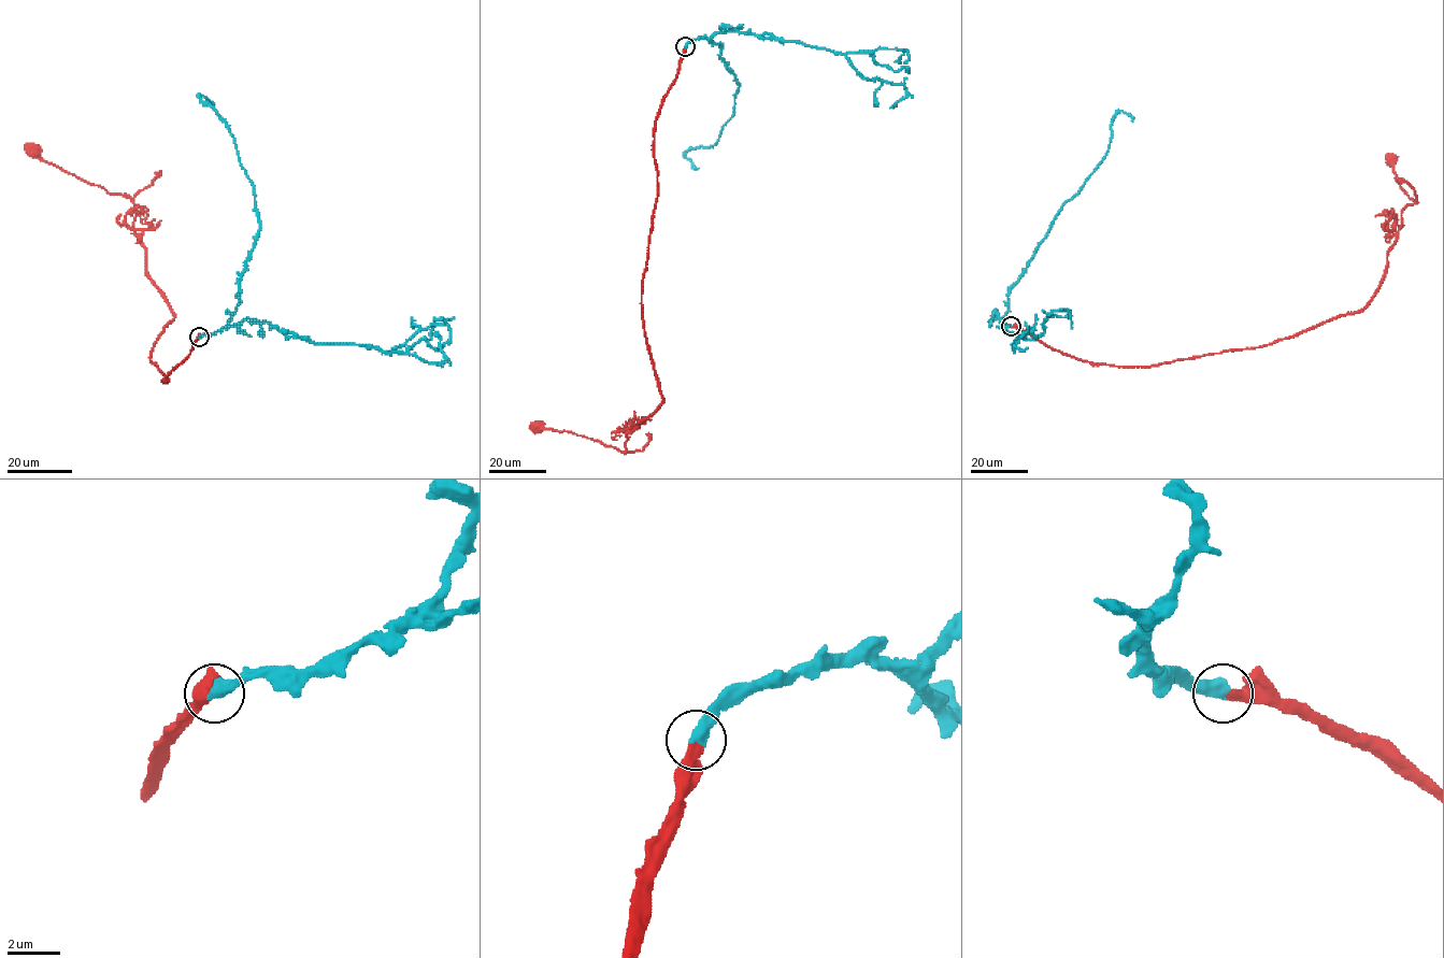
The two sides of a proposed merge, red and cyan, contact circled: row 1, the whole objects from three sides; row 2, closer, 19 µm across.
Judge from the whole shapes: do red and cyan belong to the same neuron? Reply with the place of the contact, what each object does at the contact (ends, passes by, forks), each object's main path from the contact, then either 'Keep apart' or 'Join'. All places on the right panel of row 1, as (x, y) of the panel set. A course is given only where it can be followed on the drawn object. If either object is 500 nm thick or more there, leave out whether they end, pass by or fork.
Place: (1011, 326). Course of red: (1011, 326), (1085, 361), (1135, 367), (1270, 344), (1354, 314), (1386, 270), (1401, 211), (1416, 202), (1390, 159). Course of cyan: (1011, 326), (1002, 320), (1010, 288), (1061, 206), (1103, 159), (1116, 112), (1123, 111), (1133, 122). Join

